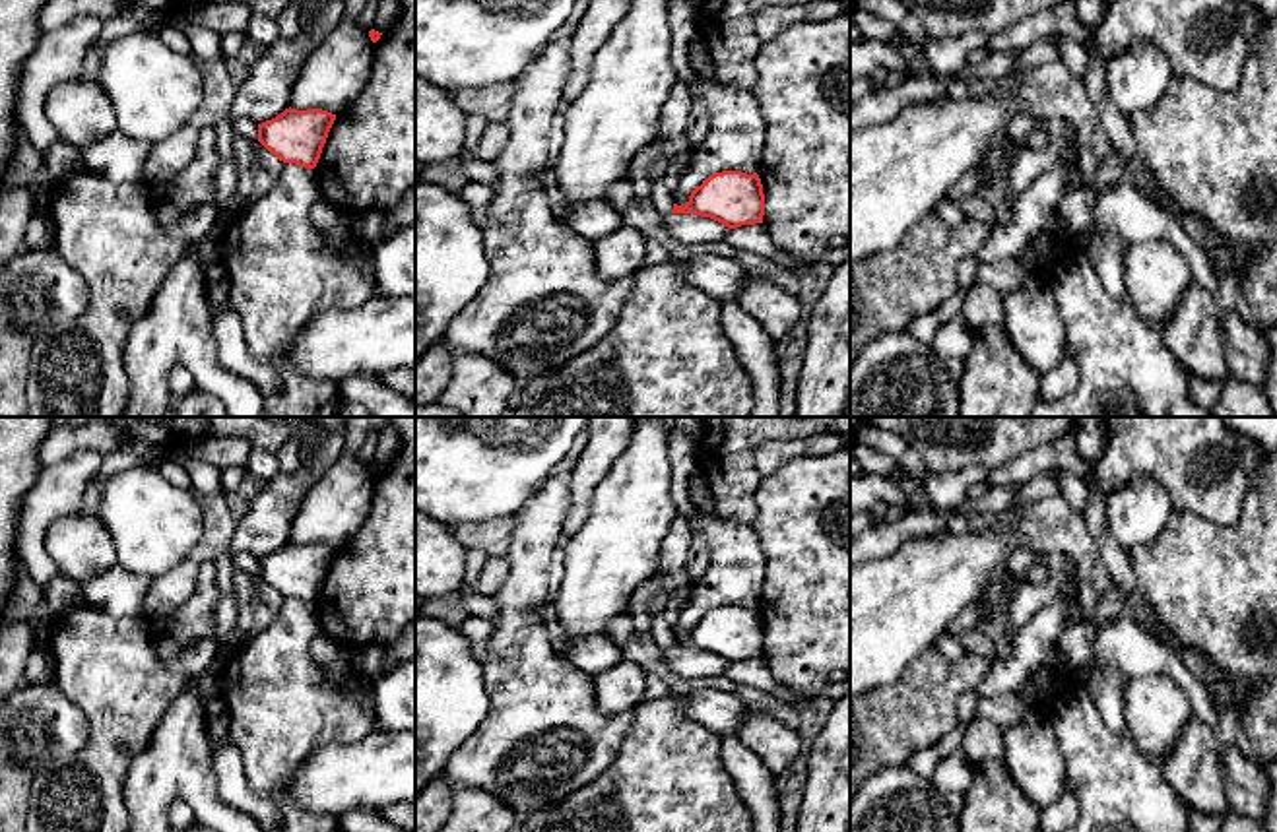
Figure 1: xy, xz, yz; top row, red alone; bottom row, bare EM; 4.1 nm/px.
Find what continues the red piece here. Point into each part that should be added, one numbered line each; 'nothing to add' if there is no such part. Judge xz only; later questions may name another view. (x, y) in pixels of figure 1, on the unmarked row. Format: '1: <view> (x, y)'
1: xz (660, 631)

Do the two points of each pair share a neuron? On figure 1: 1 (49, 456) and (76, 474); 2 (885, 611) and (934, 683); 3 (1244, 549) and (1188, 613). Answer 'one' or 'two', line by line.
1: two
2: two
3: one

